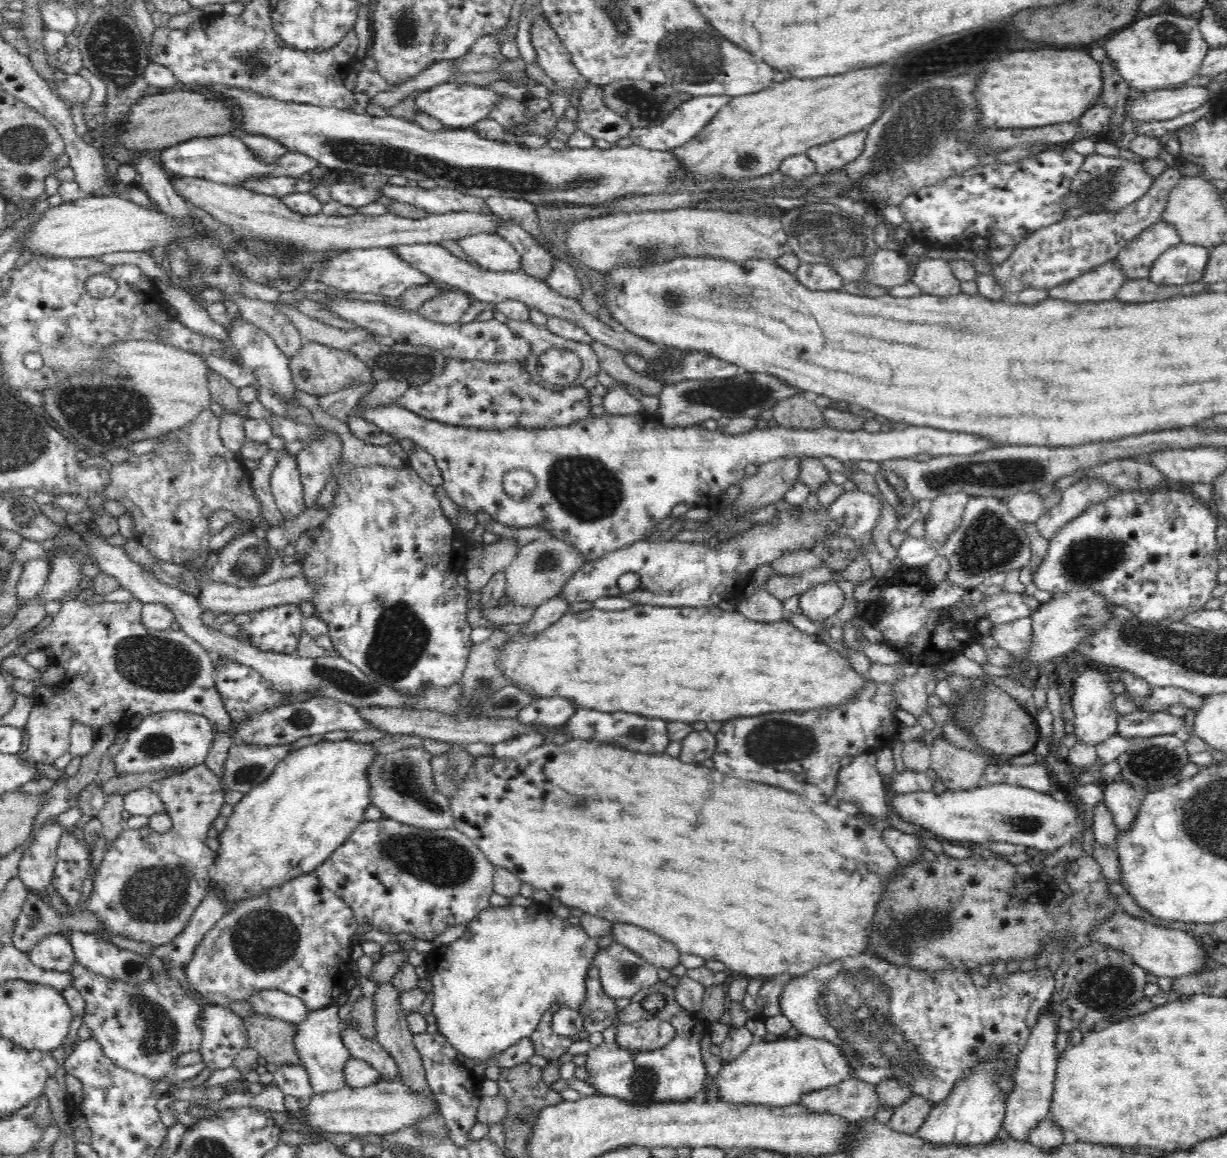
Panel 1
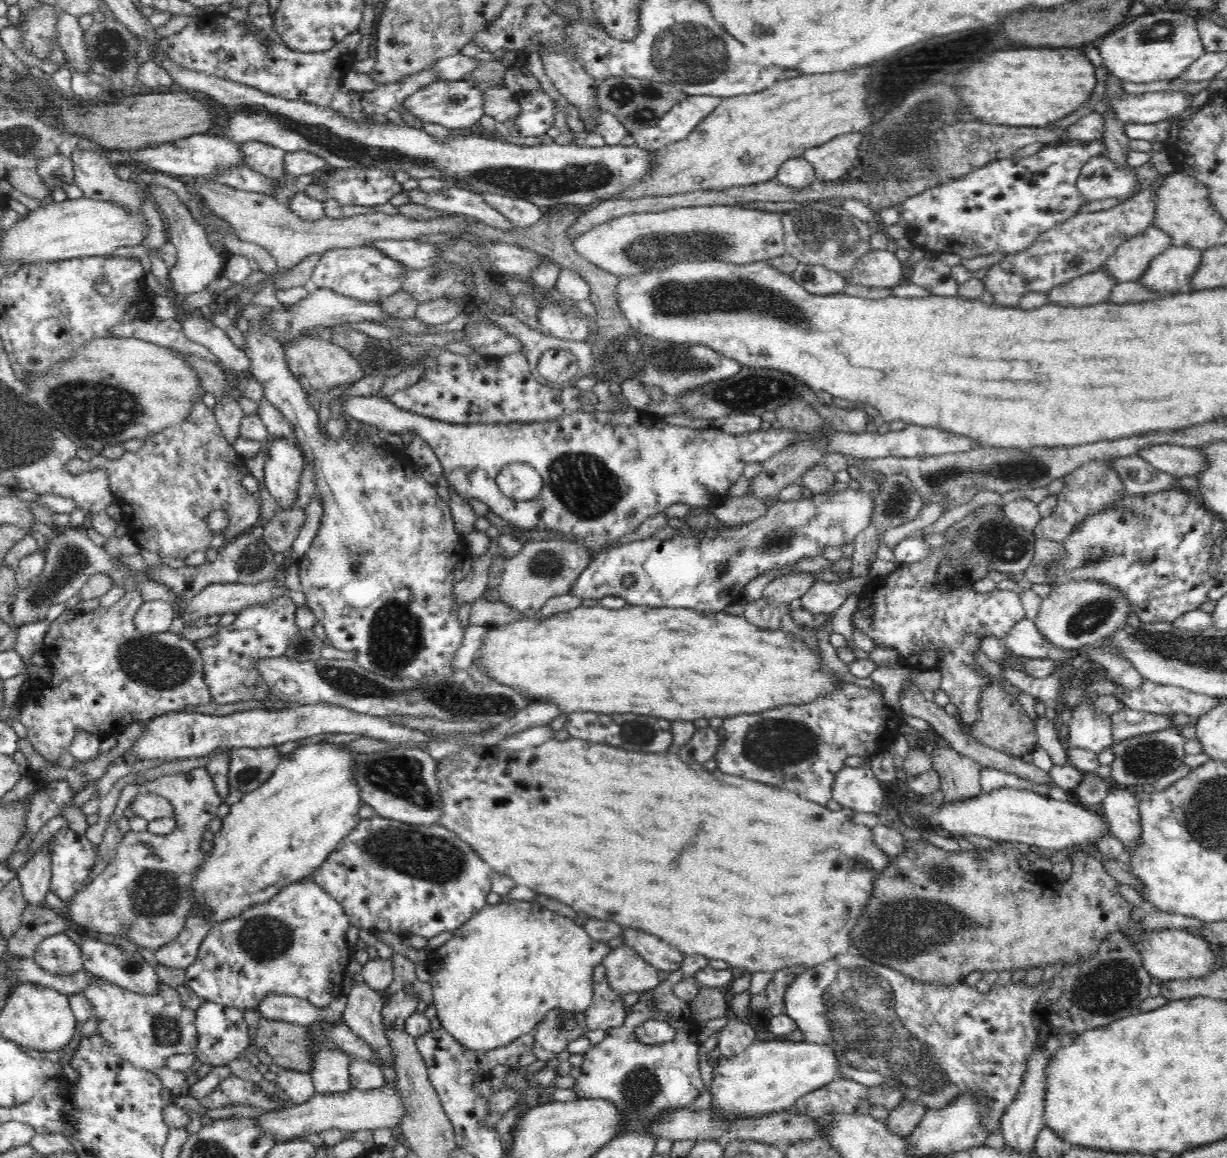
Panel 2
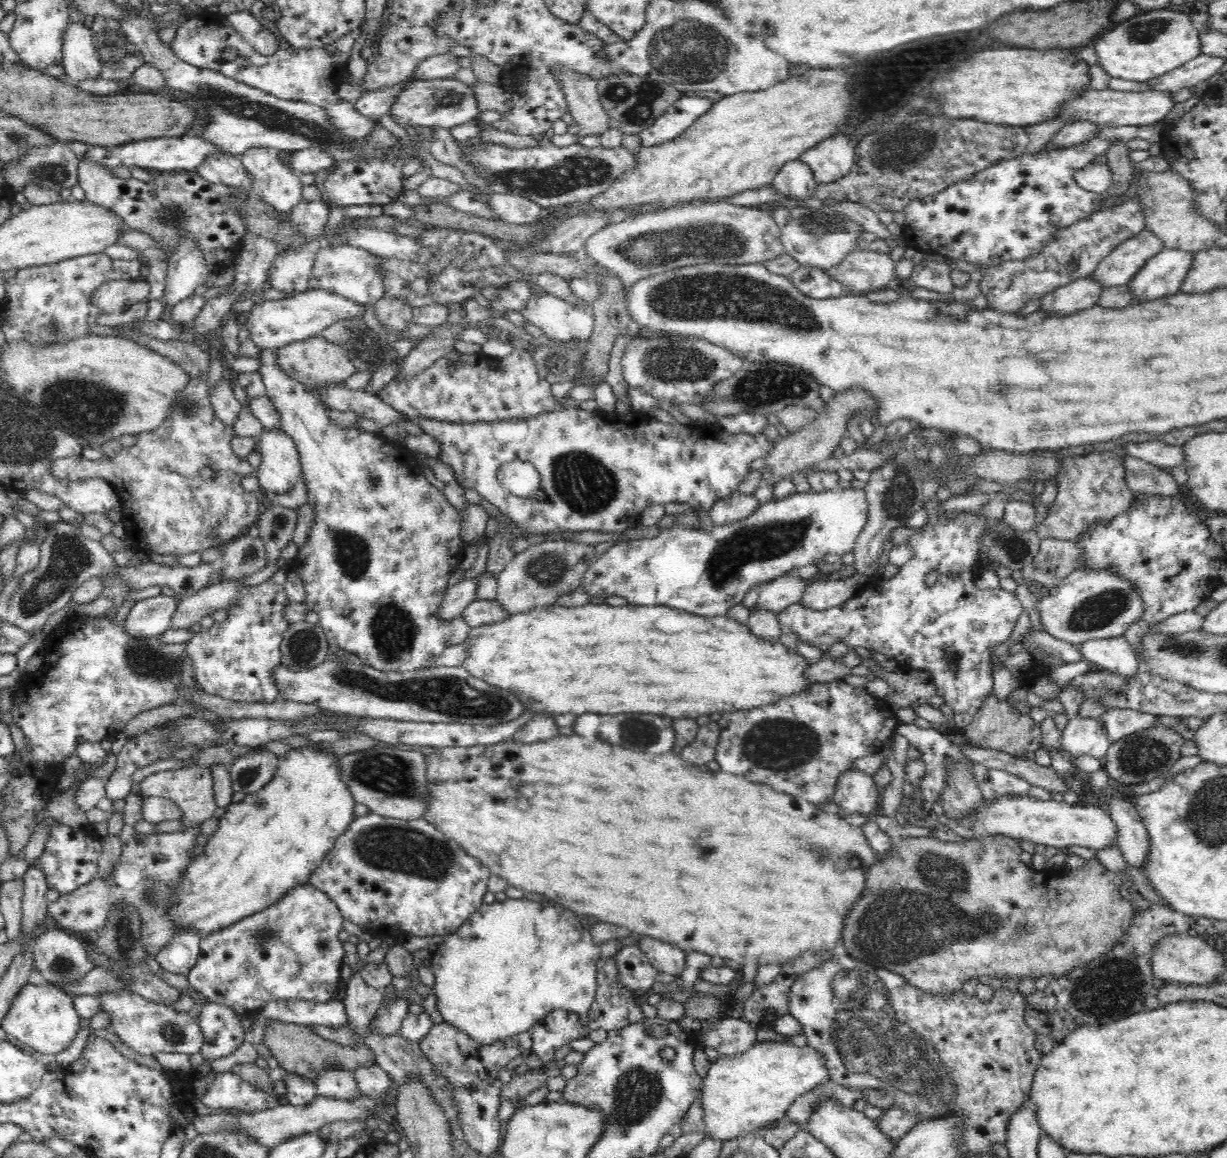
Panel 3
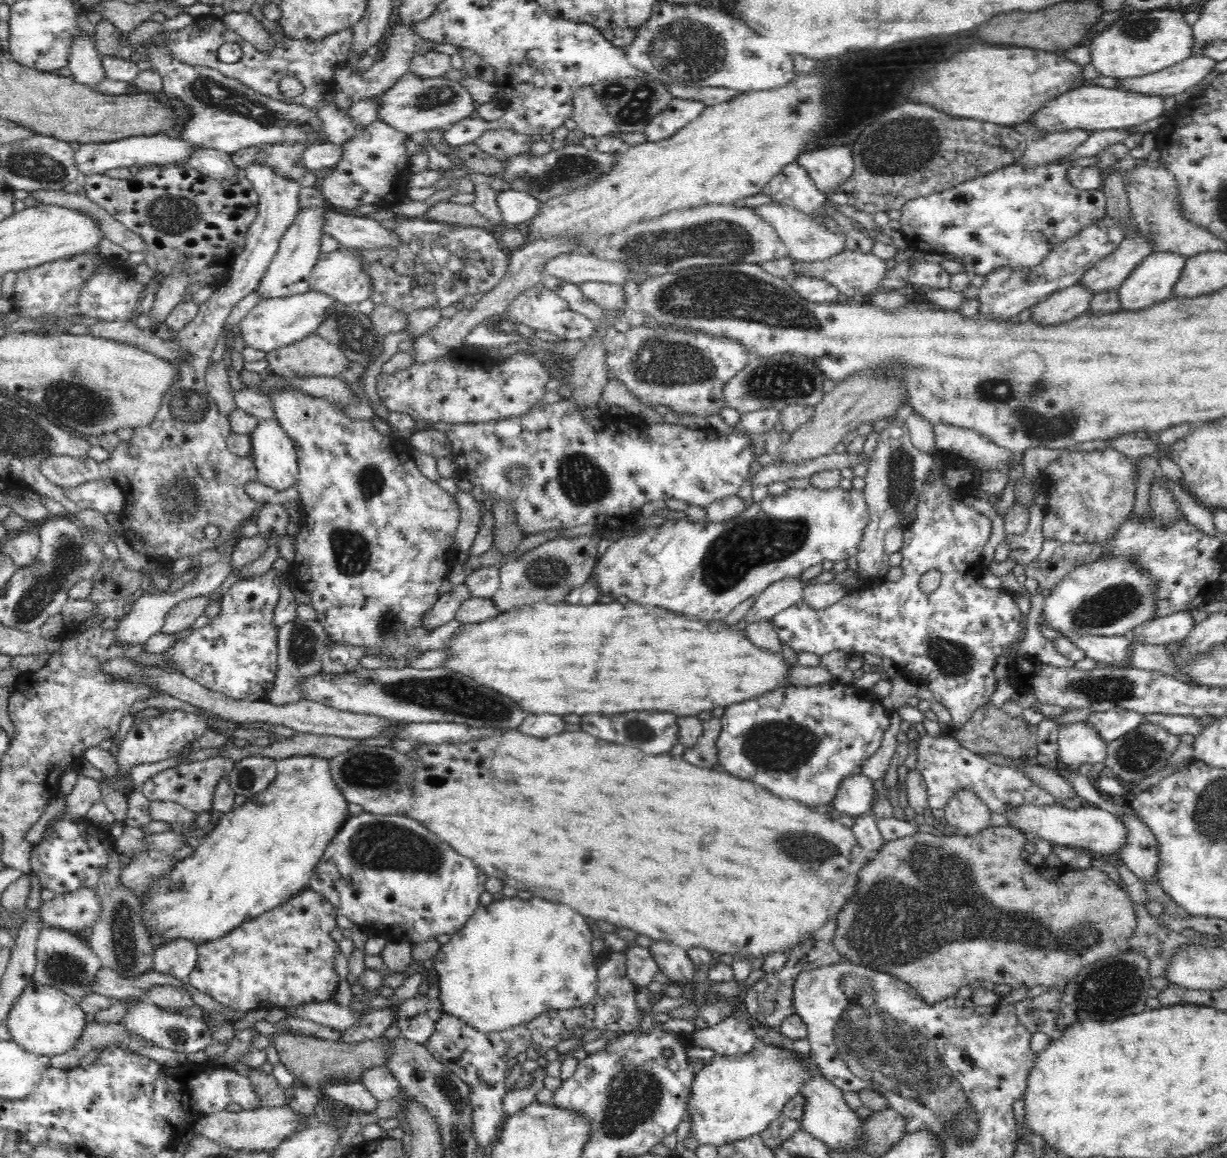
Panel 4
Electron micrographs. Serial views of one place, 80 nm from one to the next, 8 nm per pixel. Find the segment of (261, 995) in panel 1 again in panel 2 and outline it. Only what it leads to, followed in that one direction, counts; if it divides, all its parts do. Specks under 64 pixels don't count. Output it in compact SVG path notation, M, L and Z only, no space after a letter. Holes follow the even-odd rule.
M271 993L262 998L256 1004L257 1010L262 1017L270 1020L280 1020L287 1023L308 1026L316 1020L331 1020L337 1023L348 1004L348 996L338 996L334 1003L328 1007L314 1007L308 1000L296 996L283 996L282 994Z

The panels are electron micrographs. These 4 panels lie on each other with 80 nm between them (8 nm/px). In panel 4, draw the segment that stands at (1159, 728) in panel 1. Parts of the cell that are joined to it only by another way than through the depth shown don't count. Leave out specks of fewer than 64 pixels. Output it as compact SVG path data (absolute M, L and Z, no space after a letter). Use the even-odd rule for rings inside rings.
M1116 707L1106 712L1094 712L1088 723L1097 728L1100 736L1109 743L1148 724L1148 719L1140 712Z

